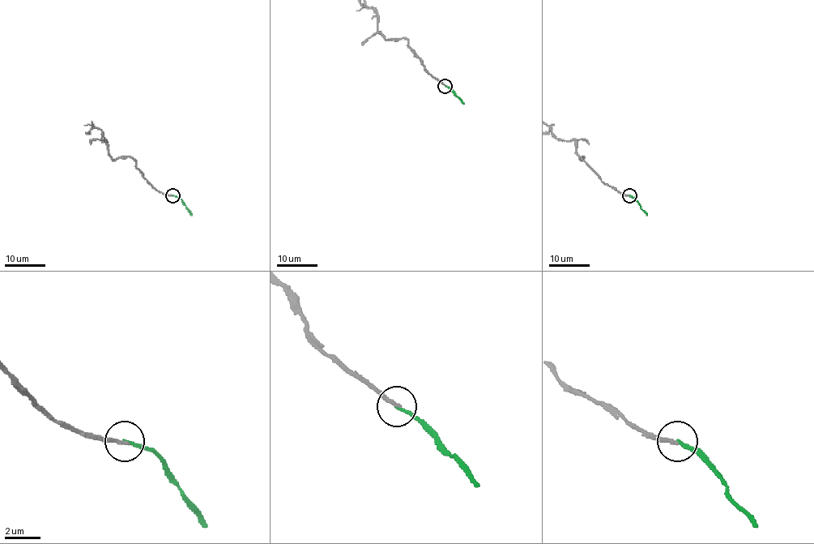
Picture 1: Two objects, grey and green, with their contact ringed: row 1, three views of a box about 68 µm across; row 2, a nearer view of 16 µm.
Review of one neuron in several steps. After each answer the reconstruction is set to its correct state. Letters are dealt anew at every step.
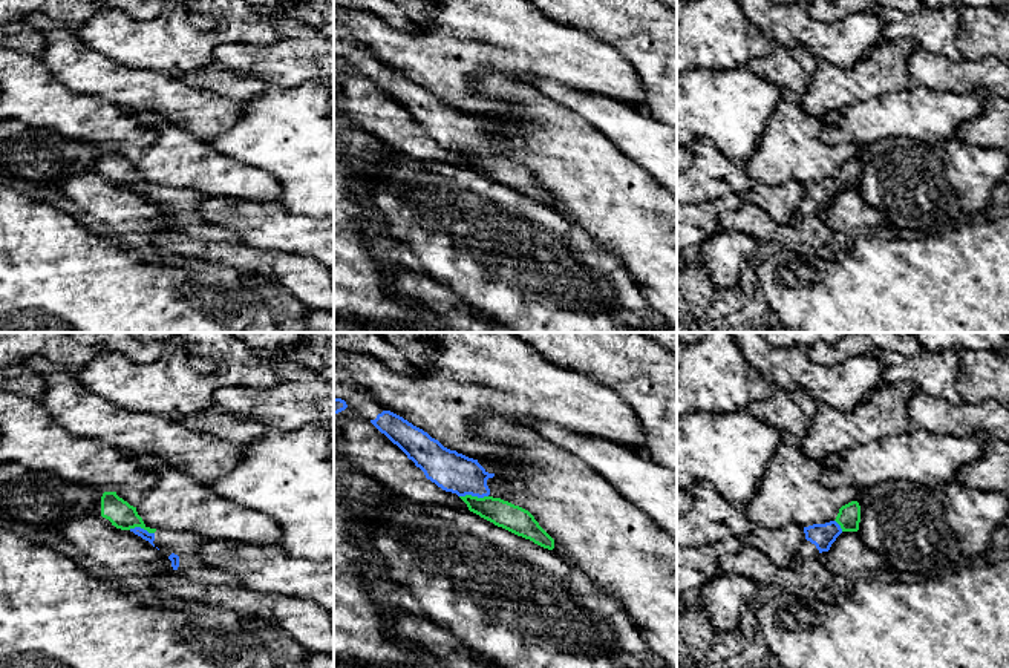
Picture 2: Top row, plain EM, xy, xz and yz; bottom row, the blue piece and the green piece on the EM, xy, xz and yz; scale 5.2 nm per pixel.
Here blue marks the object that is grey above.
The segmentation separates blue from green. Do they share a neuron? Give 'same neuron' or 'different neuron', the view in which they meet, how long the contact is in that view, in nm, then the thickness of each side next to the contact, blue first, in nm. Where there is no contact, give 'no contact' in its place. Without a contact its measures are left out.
same neuron; contact in xz; length 150 nm; calibres 220 and 140 nm

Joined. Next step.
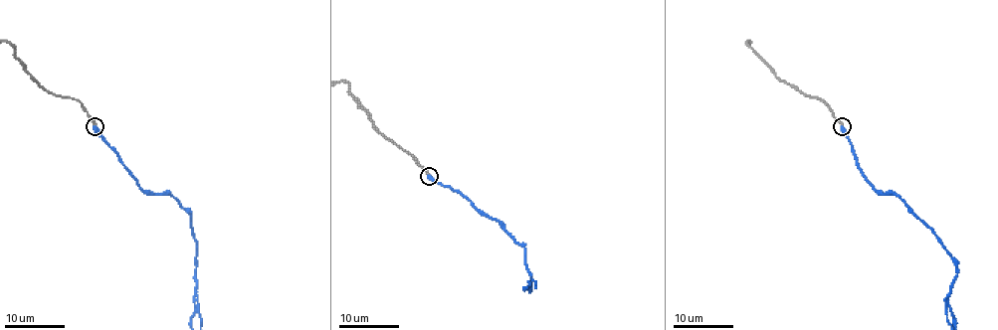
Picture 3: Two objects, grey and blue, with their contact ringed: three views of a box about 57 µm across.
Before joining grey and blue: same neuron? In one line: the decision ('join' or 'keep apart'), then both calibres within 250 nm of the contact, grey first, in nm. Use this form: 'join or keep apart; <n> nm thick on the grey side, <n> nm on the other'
join; 240 nm thick on the grey side, 550 nm on the other

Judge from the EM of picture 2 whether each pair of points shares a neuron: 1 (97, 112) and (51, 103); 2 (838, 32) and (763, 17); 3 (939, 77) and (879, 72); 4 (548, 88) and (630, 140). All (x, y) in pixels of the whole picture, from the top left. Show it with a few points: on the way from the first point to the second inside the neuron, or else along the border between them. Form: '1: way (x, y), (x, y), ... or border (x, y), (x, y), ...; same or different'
1: way (86, 112), (66, 112), (62, 109); same
2: way (819, 32), (806, 32), (781, 23); same
3: border (917, 46), (908, 60), (911, 83); different
4: way (568, 97), (594, 108), (610, 120); same

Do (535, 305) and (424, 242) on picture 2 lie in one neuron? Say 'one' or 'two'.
one

